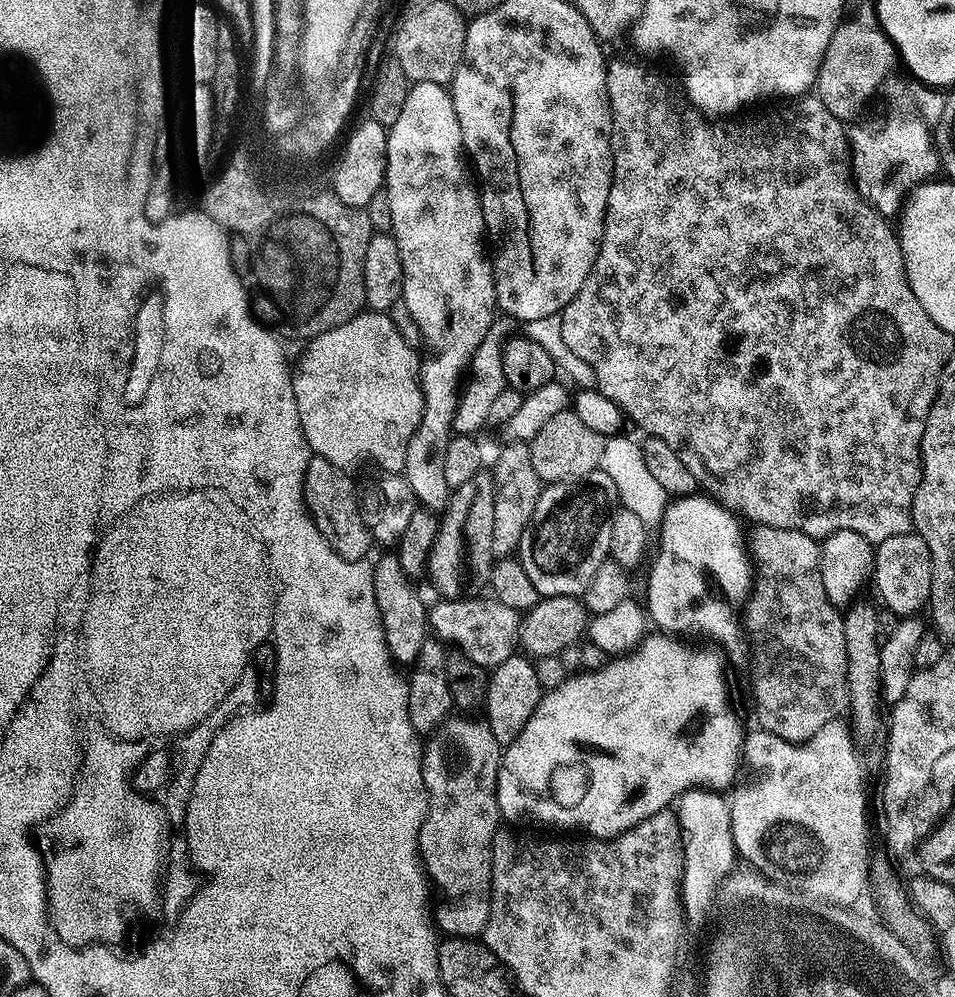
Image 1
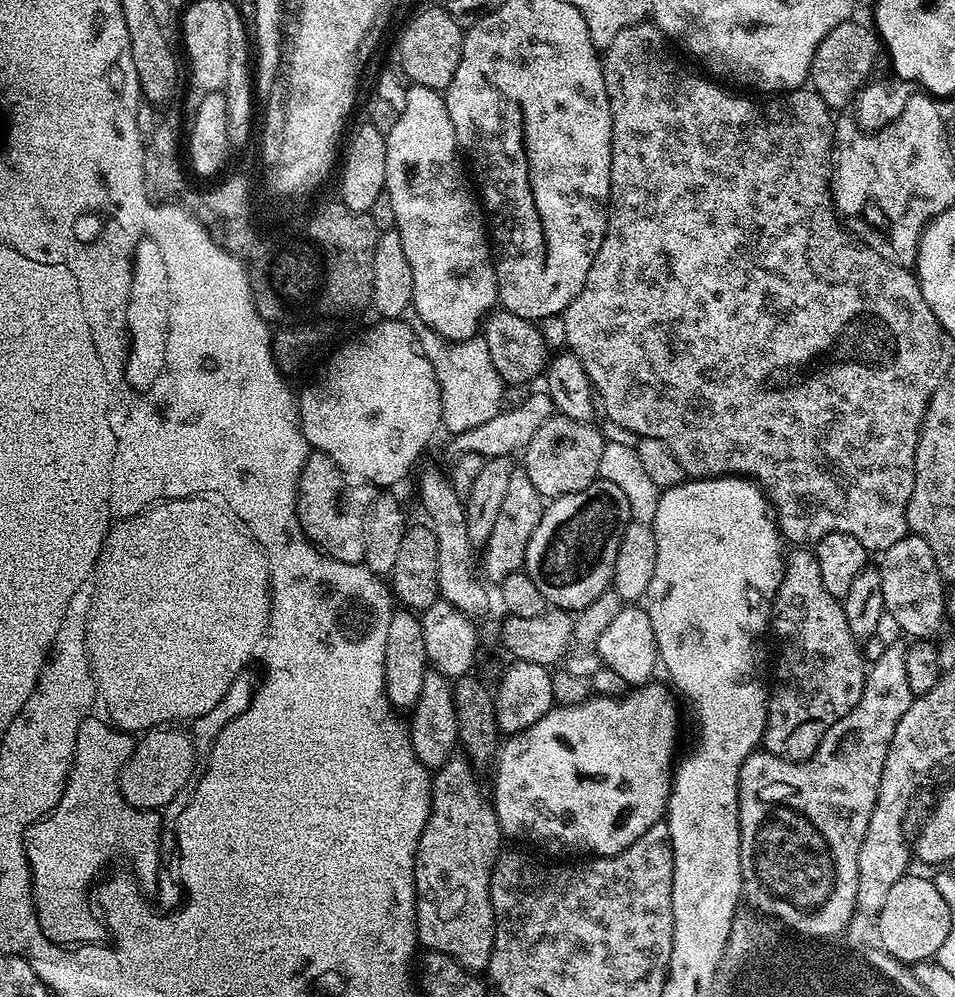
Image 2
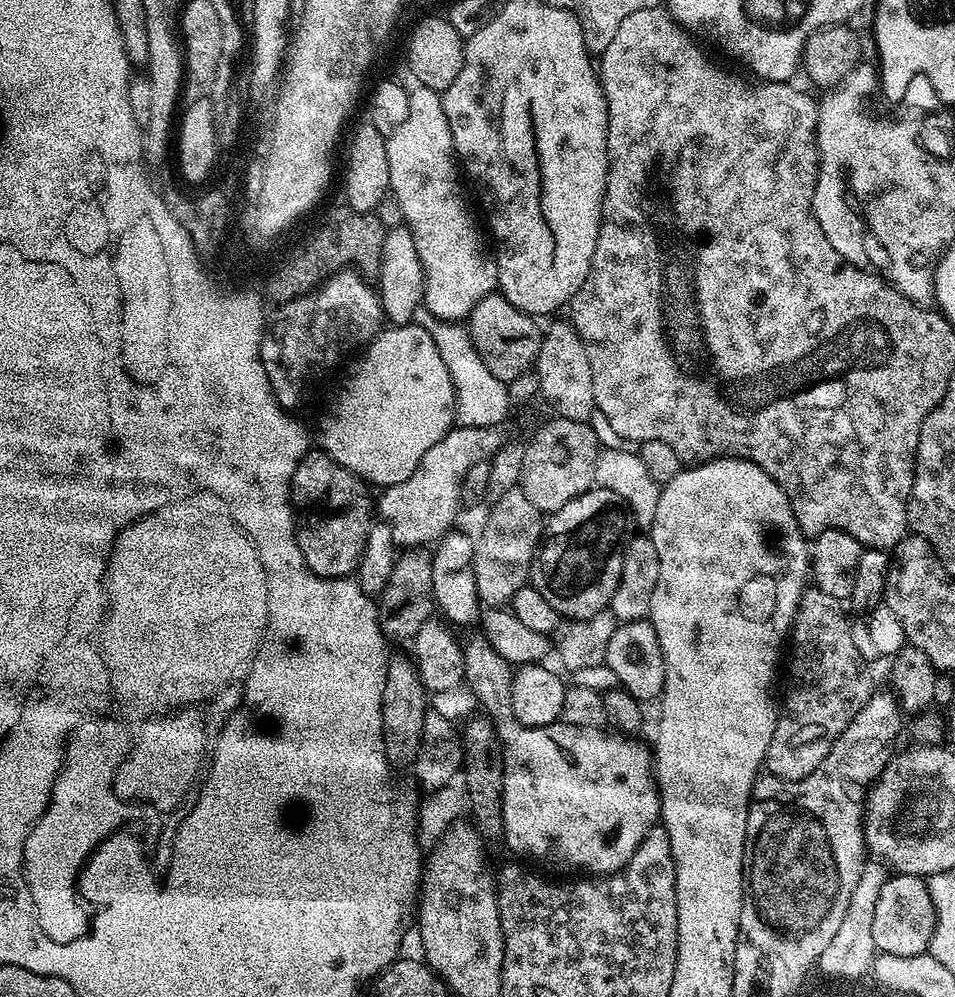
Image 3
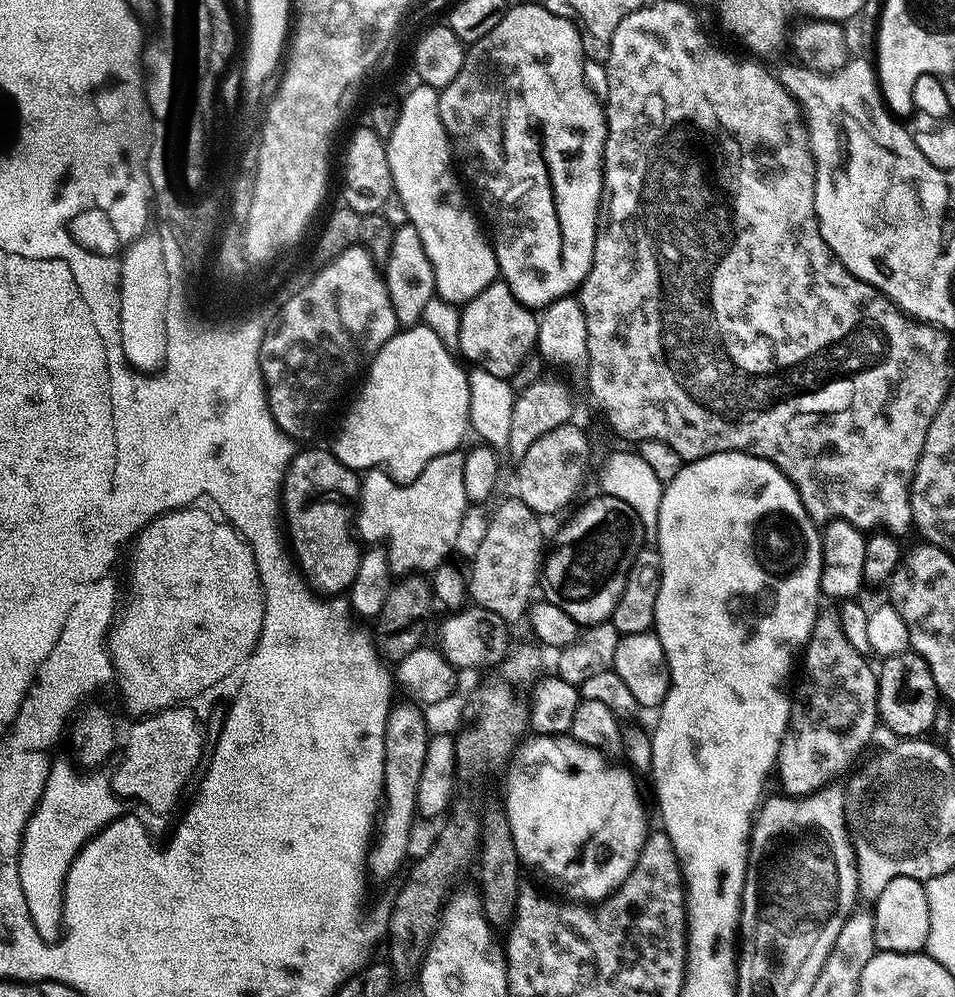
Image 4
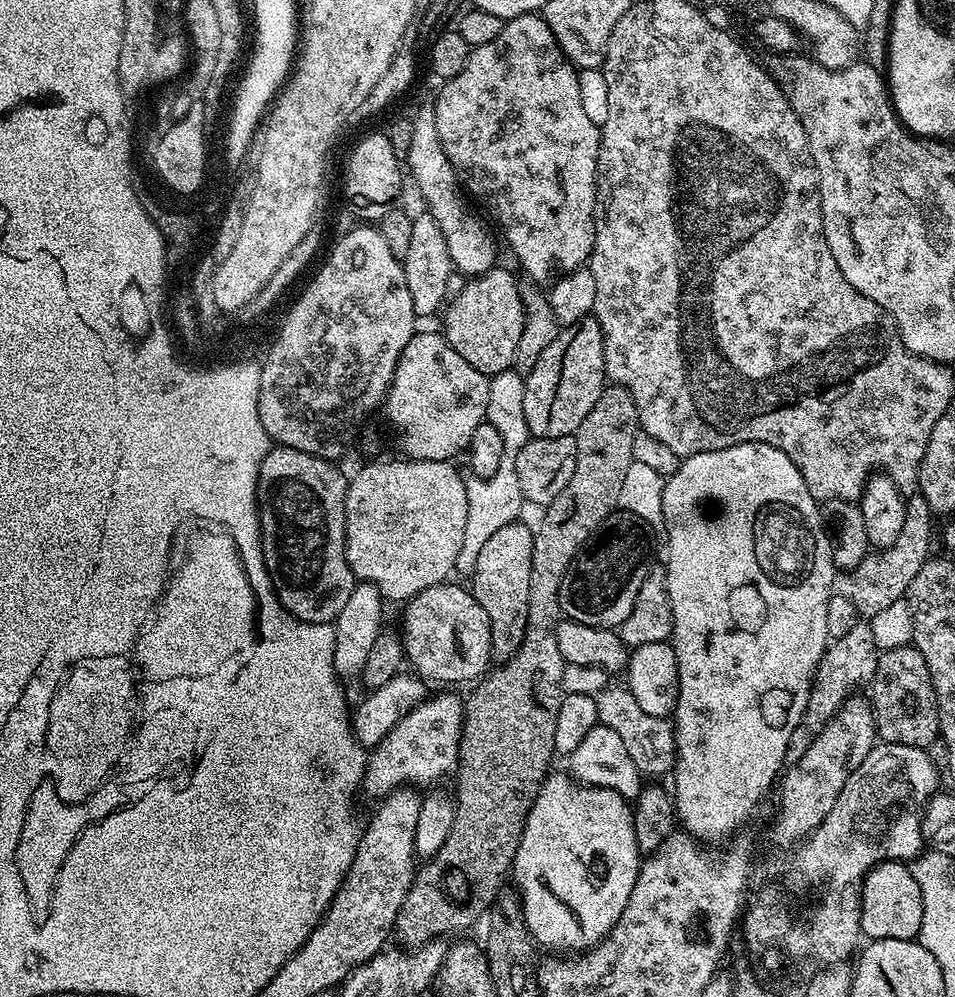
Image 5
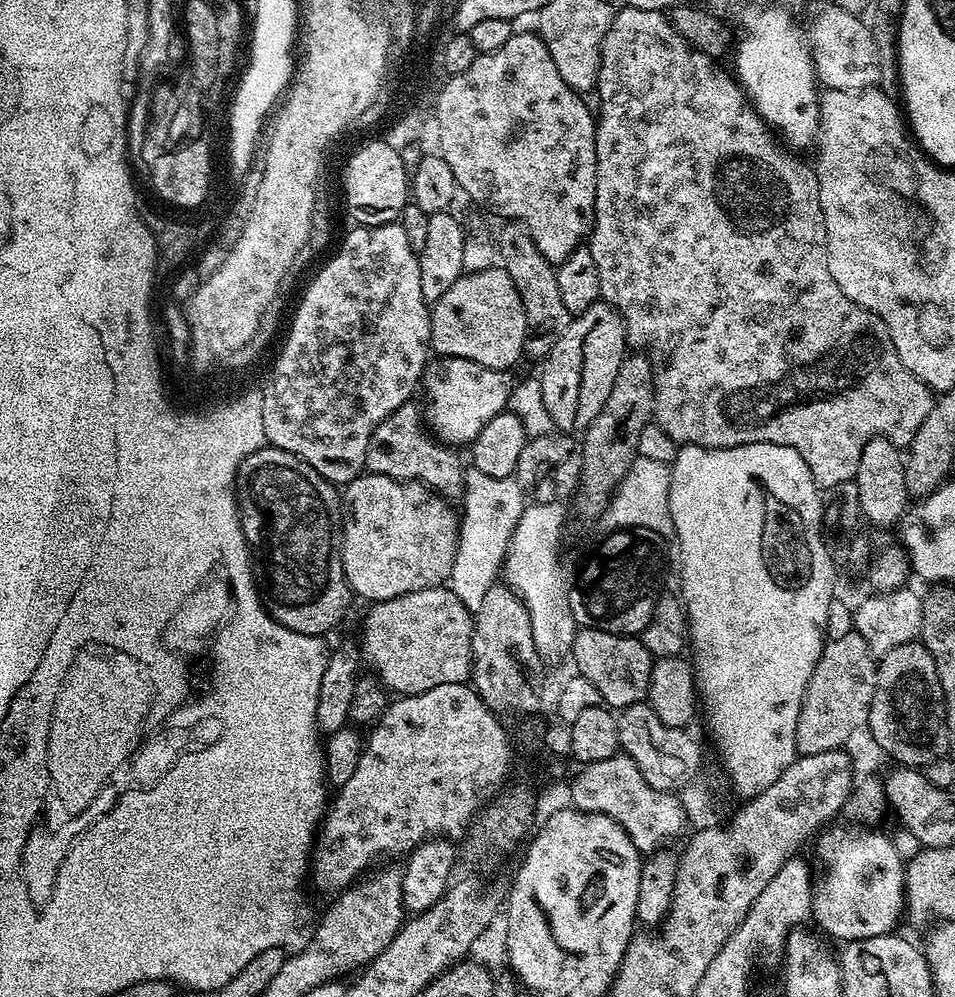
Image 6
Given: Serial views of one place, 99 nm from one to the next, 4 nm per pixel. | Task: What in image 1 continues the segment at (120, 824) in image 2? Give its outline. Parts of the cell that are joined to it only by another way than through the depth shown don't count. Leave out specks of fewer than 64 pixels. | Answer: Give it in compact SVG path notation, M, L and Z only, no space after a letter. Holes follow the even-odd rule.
M96 734L94 743L88 751L88 768L84 768L84 784L80 784L80 792L76 792L76 800L72 800L68 811L60 816L59 820L53 821L42 833L42 844L45 847L45 855L42 859L42 871L46 877L46 899L48 902L48 920L52 928L58 934L58 938L64 944L69 944L72 948L86 948L89 946L116 946L120 939L131 930L132 924L139 925L140 912L148 912L152 904L156 904L156 872L160 872L160 856L164 856L164 816L160 816L160 808L152 808L148 800L140 800L132 788L128 788L128 768L144 756L144 748L136 748L136 744L114 744L116 737L106 739L104 734Z

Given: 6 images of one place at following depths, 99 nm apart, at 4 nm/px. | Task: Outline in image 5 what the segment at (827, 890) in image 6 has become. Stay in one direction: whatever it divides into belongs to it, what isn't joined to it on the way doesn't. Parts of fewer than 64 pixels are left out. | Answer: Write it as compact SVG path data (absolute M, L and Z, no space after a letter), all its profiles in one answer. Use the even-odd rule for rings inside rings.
M885 860L864 873L860 890L859 931L874 940L916 940L921 935L922 890L907 863Z

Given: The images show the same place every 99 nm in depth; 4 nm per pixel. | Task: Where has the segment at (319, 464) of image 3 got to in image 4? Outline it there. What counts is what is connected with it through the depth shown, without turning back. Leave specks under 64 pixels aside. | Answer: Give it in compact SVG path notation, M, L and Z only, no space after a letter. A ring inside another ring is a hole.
M327 447L297 451L284 471L282 516L286 521L291 555L303 579L328 598L347 593L354 582L354 574L358 574L362 548L354 535L354 509L358 504L360 482L361 477L338 462Z

